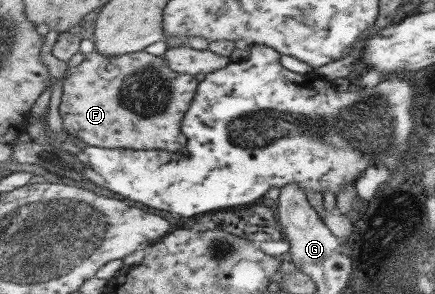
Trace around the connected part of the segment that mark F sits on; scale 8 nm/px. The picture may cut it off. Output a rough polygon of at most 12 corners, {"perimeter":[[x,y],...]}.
{"perimeter":[[94,49],[59,113],[95,147],[188,149],[200,82],[141,51]]}

